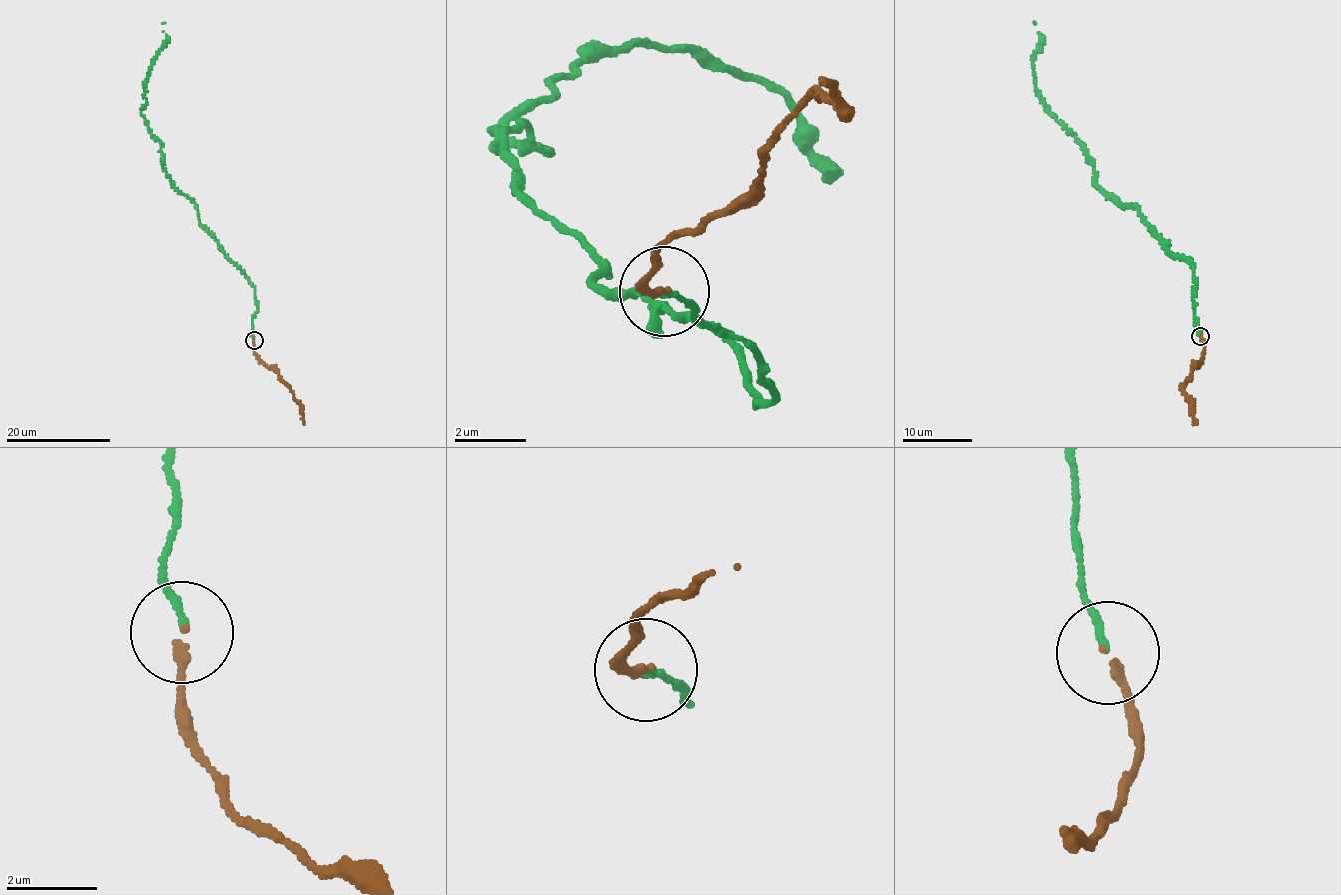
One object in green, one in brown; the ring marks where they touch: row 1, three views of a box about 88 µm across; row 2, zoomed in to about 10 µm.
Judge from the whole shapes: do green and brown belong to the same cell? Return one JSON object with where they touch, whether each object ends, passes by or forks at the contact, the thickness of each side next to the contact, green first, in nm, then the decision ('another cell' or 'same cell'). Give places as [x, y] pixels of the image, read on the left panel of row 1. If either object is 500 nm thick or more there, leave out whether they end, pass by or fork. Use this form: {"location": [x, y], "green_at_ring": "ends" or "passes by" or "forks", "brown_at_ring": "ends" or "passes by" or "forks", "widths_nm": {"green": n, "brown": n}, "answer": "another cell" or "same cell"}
{"location": [254, 340], "green_at_ring": "ends", "brown_at_ring": "ends", "widths_nm": {"green": 150, "brown": 170}, "answer": "same cell"}

